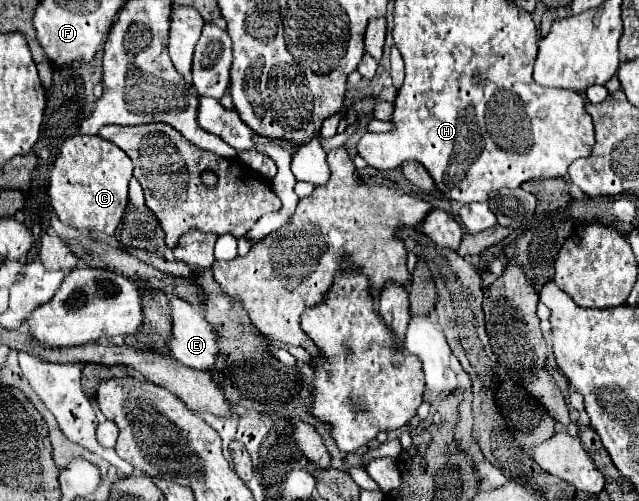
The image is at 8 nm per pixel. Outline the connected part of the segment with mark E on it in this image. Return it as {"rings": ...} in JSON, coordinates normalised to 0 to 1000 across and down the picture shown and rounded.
{"rings":[[[268,599],[268,631],[271,631],[271,671],[264,691],[274,695],[274,715],[305,739],[327,743],[343,711],[343,667],[321,639],[311,619],[302,619],[290,599]]]}

